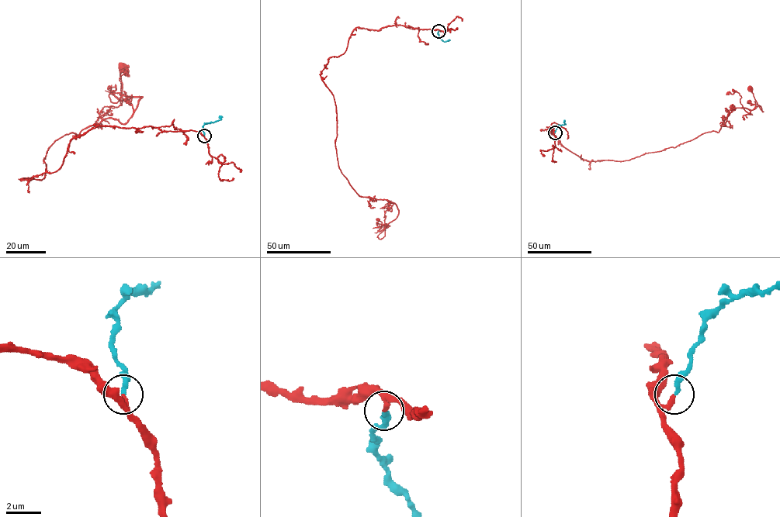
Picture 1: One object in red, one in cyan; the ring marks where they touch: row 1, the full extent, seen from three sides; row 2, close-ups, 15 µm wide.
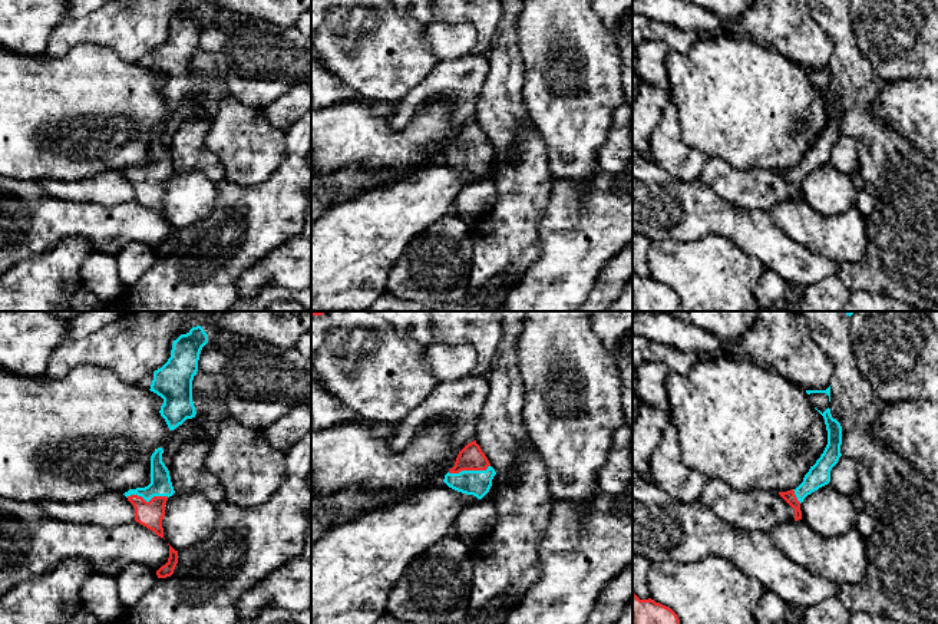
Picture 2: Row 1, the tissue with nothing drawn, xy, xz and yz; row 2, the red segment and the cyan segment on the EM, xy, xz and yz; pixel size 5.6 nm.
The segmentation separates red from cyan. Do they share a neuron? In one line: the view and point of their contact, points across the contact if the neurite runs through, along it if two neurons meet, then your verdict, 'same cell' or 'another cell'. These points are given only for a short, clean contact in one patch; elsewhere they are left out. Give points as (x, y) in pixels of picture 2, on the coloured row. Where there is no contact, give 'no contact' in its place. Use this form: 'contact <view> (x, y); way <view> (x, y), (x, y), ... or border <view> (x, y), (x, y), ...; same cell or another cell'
contact xz (468, 469); way xz (471, 458), (468, 469), (472, 482); same cell

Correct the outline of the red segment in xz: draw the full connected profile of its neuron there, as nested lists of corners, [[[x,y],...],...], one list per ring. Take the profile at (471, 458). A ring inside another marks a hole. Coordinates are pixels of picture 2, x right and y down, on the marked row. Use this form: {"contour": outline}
{"contour": [[[473,440],[459,452],[443,482],[458,492],[482,499],[489,492],[495,475],[480,446]]]}

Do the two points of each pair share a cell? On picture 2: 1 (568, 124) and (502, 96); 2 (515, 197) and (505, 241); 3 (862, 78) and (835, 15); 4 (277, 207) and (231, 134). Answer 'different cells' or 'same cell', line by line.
1: different cells
2: same cell
3: same cell
4: different cells

